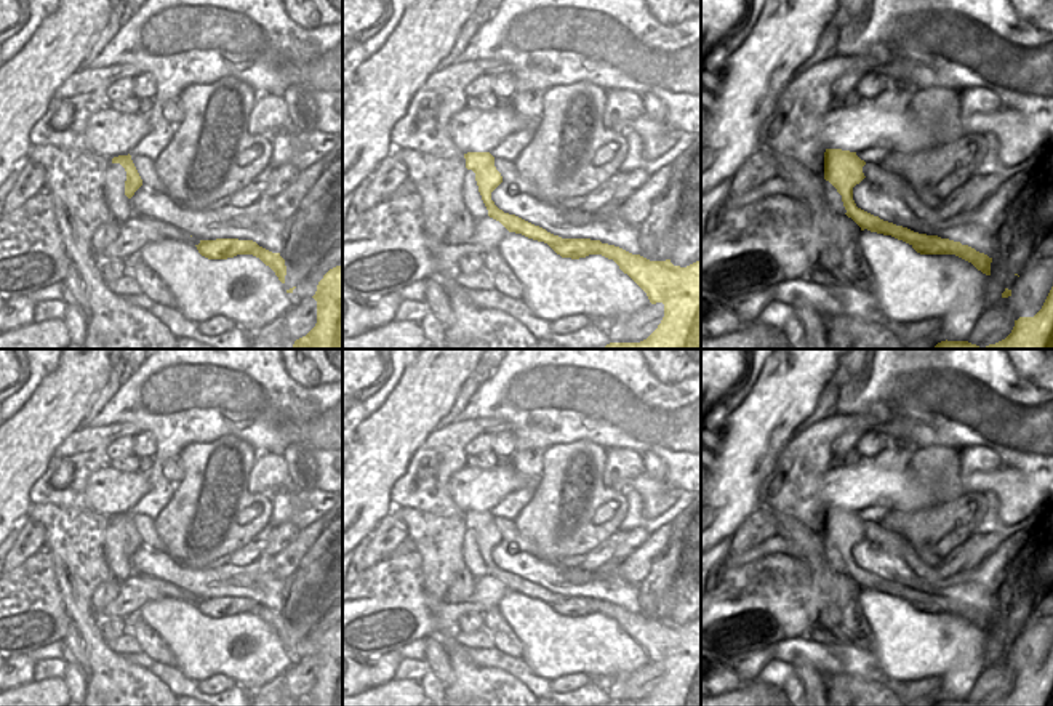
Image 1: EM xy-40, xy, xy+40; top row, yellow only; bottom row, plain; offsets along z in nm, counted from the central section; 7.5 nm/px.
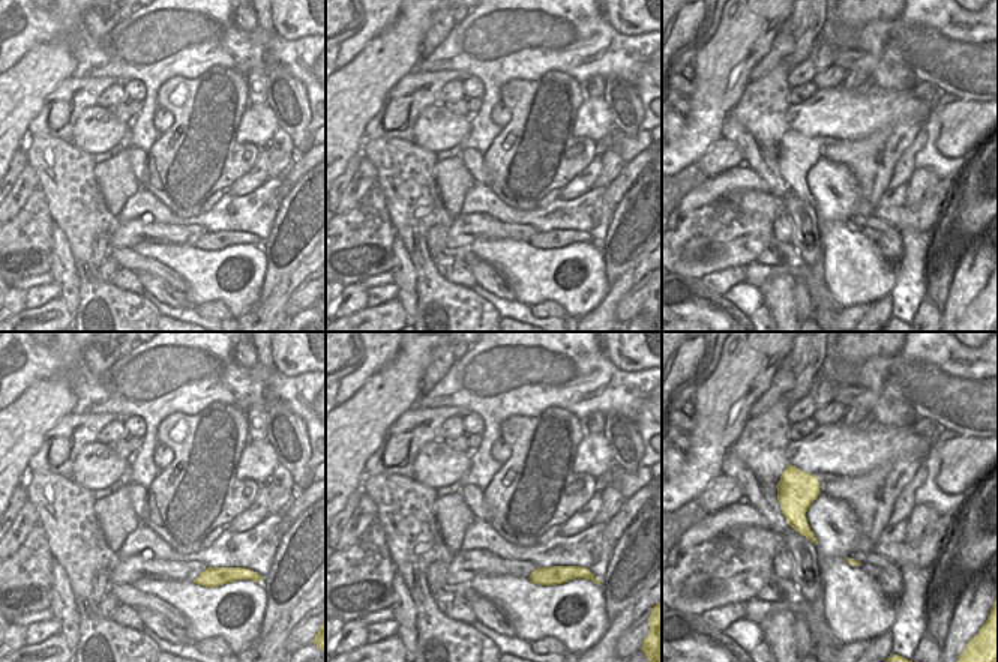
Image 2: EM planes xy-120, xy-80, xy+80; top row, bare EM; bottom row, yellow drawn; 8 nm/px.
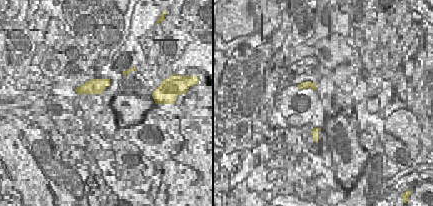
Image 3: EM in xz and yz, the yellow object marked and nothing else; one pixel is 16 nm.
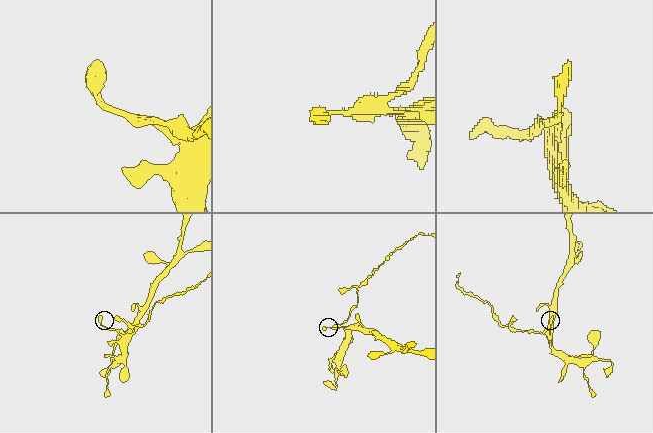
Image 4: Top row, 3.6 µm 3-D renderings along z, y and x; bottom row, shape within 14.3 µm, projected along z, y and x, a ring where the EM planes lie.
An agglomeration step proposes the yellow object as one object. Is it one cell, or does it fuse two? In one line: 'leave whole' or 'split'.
split

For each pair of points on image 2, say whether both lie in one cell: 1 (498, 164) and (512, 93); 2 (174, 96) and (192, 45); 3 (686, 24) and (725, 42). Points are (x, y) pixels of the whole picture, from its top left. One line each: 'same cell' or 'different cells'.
1: same cell
2: different cells
3: different cells

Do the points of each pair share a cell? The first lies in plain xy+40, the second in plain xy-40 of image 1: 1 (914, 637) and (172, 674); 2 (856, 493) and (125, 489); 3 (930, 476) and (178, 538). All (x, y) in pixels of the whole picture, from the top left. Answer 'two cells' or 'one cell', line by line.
1: two cells
2: one cell
3: one cell

